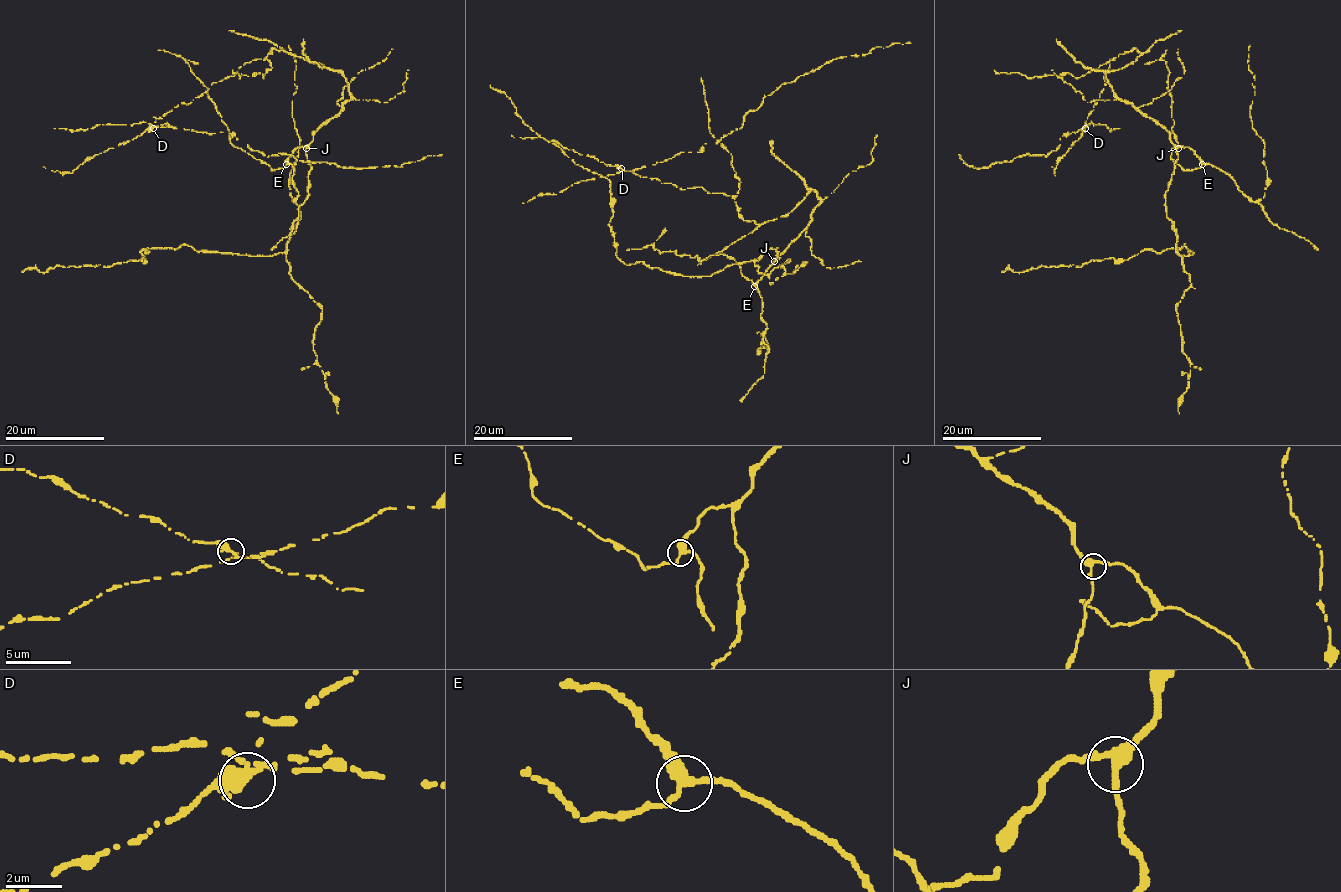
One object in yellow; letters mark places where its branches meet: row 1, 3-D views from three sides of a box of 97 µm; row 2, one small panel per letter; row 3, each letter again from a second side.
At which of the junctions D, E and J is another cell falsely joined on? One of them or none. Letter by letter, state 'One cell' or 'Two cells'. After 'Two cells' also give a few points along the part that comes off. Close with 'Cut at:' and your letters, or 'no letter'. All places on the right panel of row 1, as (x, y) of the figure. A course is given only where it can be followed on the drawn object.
D: Two cells
E: One cell
J: One cell
Cut at: D

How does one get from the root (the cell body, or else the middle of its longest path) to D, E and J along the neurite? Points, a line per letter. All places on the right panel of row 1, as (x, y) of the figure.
D: (1106, 74), (1132, 64), (1140, 54), (1134, 48), (1109, 60), (1109, 67), (1103, 76), (1106, 84), (1085, 128)
E: (1106, 74), (1112, 91), (1119, 98), (1153, 118), (1169, 133), (1169, 139), (1174, 144), (1189, 147), (1202, 164)
J: (1106, 74), (1112, 91), (1153, 118), (1169, 133), (1169, 139), (1178, 148)

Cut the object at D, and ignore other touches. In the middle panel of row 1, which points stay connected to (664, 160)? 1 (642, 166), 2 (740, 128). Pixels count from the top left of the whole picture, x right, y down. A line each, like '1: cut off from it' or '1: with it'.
1: with it
2: with it

